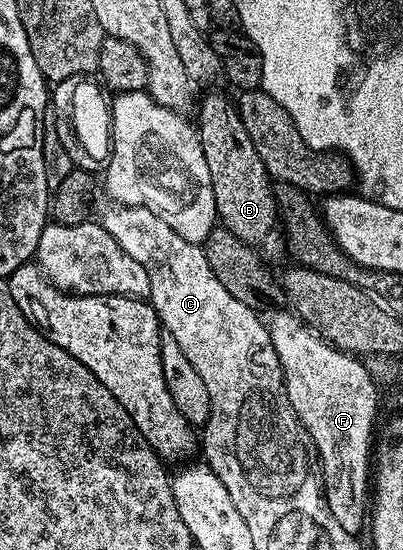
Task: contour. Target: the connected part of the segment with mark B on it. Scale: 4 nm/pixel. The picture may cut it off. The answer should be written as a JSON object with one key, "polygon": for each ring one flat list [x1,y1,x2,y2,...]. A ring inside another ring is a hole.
{"polygon":[[207,93,199,105,199,121,197,120,201,151,205,155,205,164,209,167,209,175,213,179,213,199,215,212,222,228,233,231,237,239,241,239,252,249,258,251,268,262,274,263,285,257,285,234,279,219,277,198,273,192,273,178,265,171,265,163,261,163,261,155,257,155,257,147,253,147,253,139,249,139,249,131,245,131,245,123,241,123,241,115,236,102,231,101,223,93]]}

